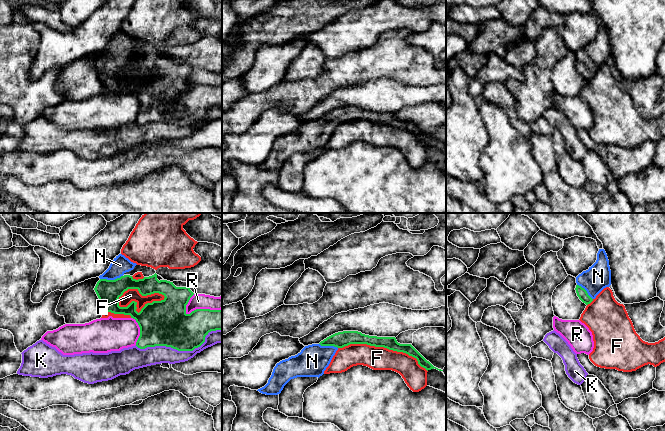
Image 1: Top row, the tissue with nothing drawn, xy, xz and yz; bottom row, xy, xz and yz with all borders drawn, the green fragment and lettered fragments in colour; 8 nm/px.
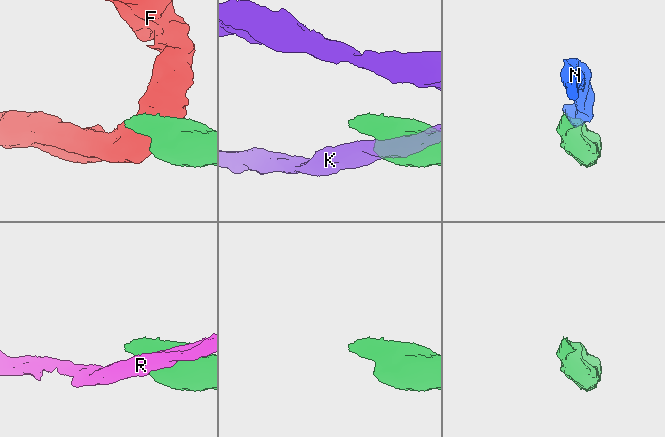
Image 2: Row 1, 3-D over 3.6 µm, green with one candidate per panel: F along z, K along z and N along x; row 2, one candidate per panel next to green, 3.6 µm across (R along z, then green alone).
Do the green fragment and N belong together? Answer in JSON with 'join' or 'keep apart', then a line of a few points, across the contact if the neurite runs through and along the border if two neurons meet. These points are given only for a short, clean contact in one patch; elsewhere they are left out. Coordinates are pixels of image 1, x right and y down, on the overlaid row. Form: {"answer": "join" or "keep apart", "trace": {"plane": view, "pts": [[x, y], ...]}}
{"answer": "join", "trace": {"plane": "xy", "pts": [[108, 291], [111, 286], [111, 280], [120, 265]]}}

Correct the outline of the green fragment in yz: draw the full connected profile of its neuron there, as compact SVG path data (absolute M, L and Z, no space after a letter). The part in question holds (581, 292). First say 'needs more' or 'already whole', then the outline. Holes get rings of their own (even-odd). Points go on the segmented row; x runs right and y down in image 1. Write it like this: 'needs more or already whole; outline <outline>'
needs more; outline M599 249L596 262L576 277L576 293L586 305L611 285L611 270L609 260L604 249Z

